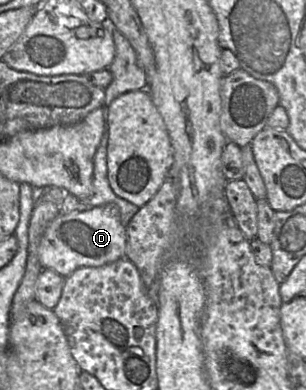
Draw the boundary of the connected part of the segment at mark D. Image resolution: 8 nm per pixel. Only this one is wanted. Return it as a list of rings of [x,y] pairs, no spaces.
[[[115,204],[89,207],[83,211],[59,213],[46,227],[38,248],[38,258],[42,269],[51,269],[64,278],[79,267],[99,267],[125,257],[126,226],[120,220]]]

